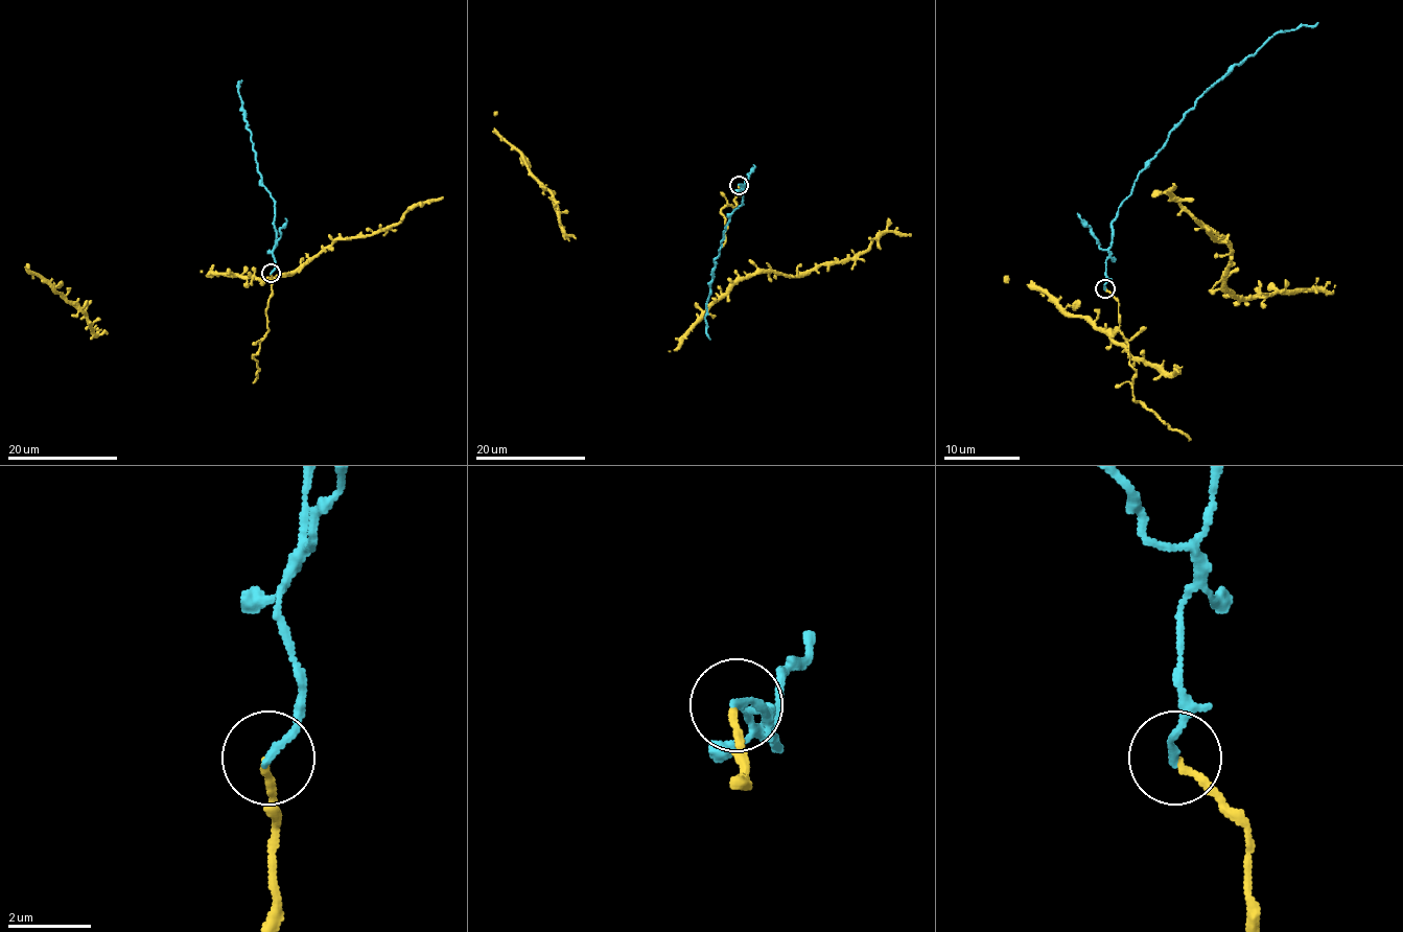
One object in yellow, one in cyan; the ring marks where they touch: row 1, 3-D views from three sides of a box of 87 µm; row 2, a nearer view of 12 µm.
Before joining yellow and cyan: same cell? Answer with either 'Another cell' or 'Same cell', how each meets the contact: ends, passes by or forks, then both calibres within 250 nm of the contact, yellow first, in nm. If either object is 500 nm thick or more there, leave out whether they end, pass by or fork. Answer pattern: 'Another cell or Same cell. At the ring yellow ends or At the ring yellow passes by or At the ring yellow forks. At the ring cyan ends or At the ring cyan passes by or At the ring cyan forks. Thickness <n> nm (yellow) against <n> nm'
Same cell. At the ring yellow ends. At the ring cyan ends. Thickness 180 nm (yellow) against 190 nm

